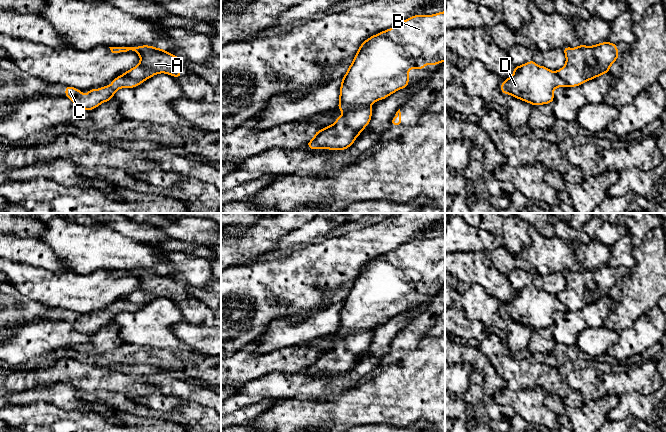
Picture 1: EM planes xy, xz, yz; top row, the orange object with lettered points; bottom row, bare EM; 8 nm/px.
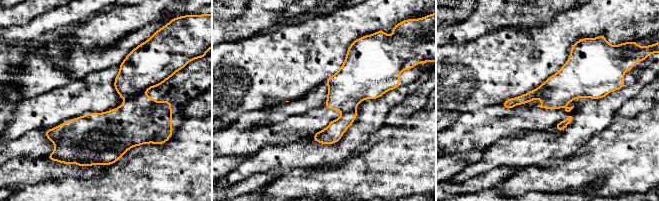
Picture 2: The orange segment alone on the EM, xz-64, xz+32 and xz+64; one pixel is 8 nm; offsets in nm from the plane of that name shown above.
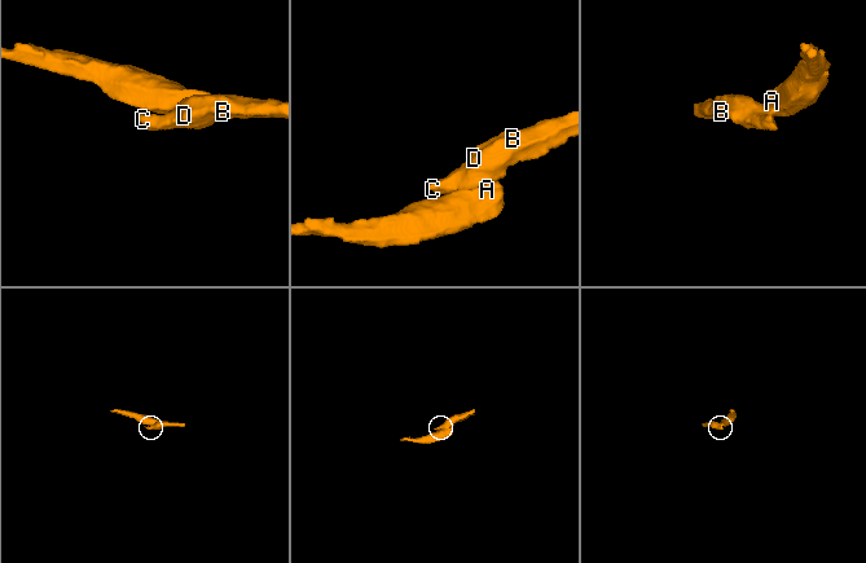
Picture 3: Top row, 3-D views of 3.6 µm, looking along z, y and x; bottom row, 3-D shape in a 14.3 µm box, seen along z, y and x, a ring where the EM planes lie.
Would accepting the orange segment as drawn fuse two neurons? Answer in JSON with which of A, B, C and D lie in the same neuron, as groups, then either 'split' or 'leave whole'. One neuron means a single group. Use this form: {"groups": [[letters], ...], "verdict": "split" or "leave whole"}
{"groups": [["A"], ["B", "C", "D"]], "verdict": "split"}

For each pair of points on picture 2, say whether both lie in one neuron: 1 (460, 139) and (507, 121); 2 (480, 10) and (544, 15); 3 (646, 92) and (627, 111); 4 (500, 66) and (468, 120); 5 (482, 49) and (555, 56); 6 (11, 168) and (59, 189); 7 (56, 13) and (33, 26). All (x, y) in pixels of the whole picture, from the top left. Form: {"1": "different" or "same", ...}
{"1": "same", "2": "same", "3": "same", "4": "different", "5": "same", "6": "different", "7": "same"}

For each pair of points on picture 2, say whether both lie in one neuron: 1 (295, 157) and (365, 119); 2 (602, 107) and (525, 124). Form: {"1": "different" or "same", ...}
{"1": "same", "2": "different"}

